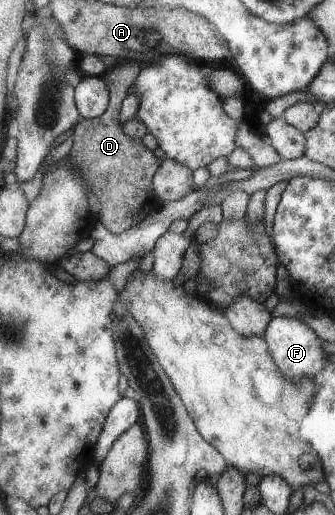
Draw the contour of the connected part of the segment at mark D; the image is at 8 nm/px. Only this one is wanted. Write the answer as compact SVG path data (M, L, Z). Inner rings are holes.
M137 62L119 63L104 74L109 86L110 101L107 110L98 117L79 122L73 128L73 147L70 156L75 160L77 168L93 186L98 220L112 234L120 234L141 224L141 221L162 204L153 192L151 179L161 166L163 157L158 151L147 148L141 140L130 135L128 128L119 123L119 114L129 87L133 86L139 74Z

